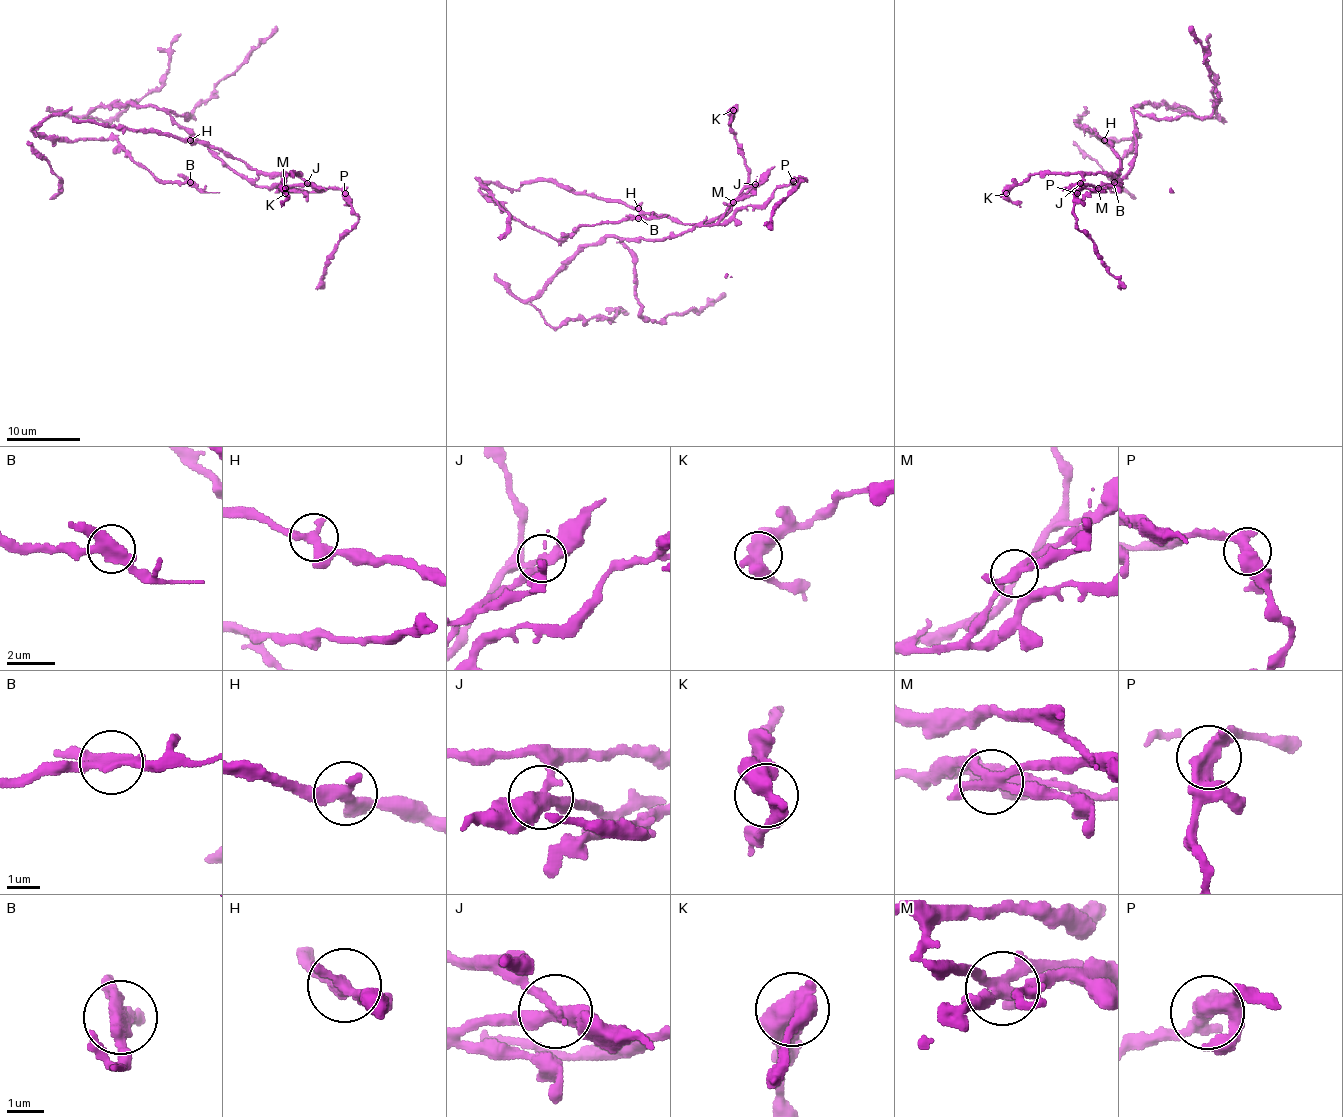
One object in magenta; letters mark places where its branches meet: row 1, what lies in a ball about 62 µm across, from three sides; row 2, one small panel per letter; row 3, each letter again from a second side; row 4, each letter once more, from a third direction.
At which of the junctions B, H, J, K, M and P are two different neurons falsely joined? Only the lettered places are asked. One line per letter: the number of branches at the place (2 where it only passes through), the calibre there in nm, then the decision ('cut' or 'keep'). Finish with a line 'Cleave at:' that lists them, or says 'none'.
B: 3 branches meet; 360 nm thick; keep
H: 3 branches meet; 320 nm thick; keep
J: 3 branches meet; 360 nm thick; cut
K: 2 branches meet; 550 nm thick; keep
M: 5 branches meet; 300 nm thick; cut
P: 2 branches meet; 480 nm thick; keep
Cleave at: J, M

